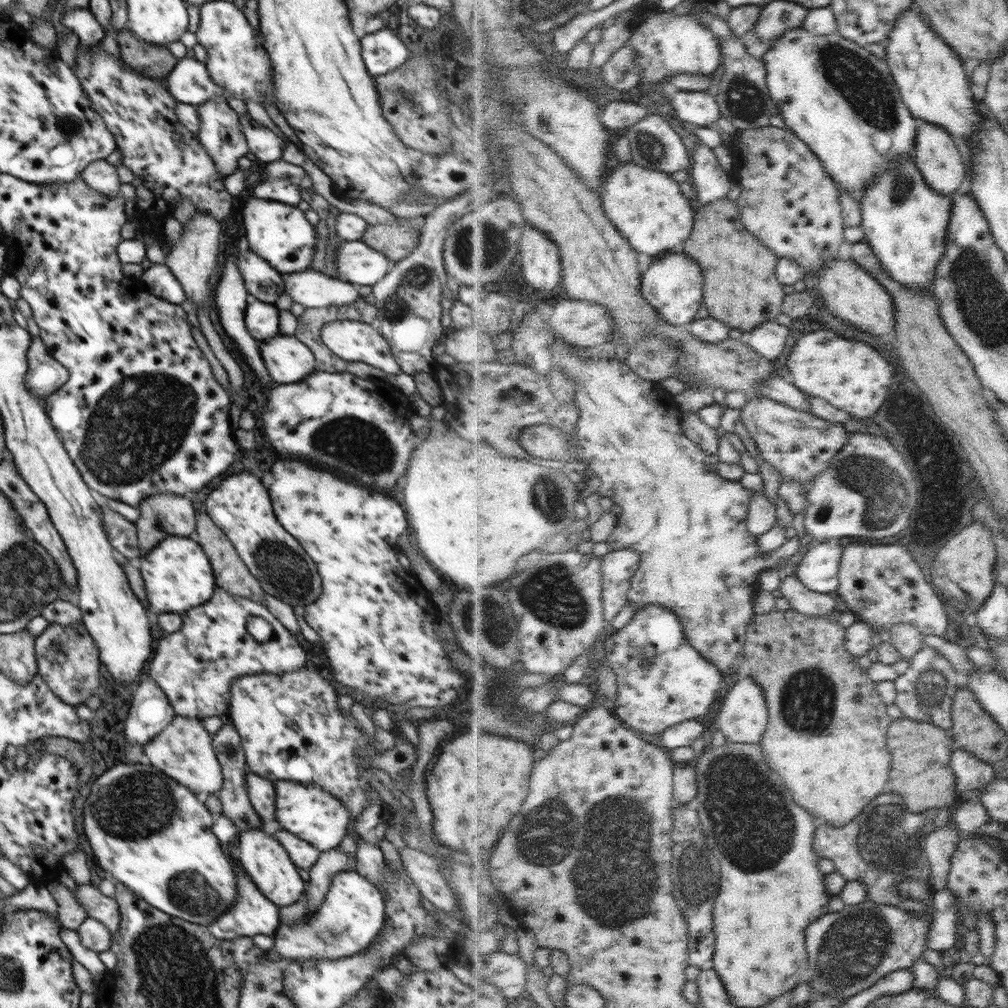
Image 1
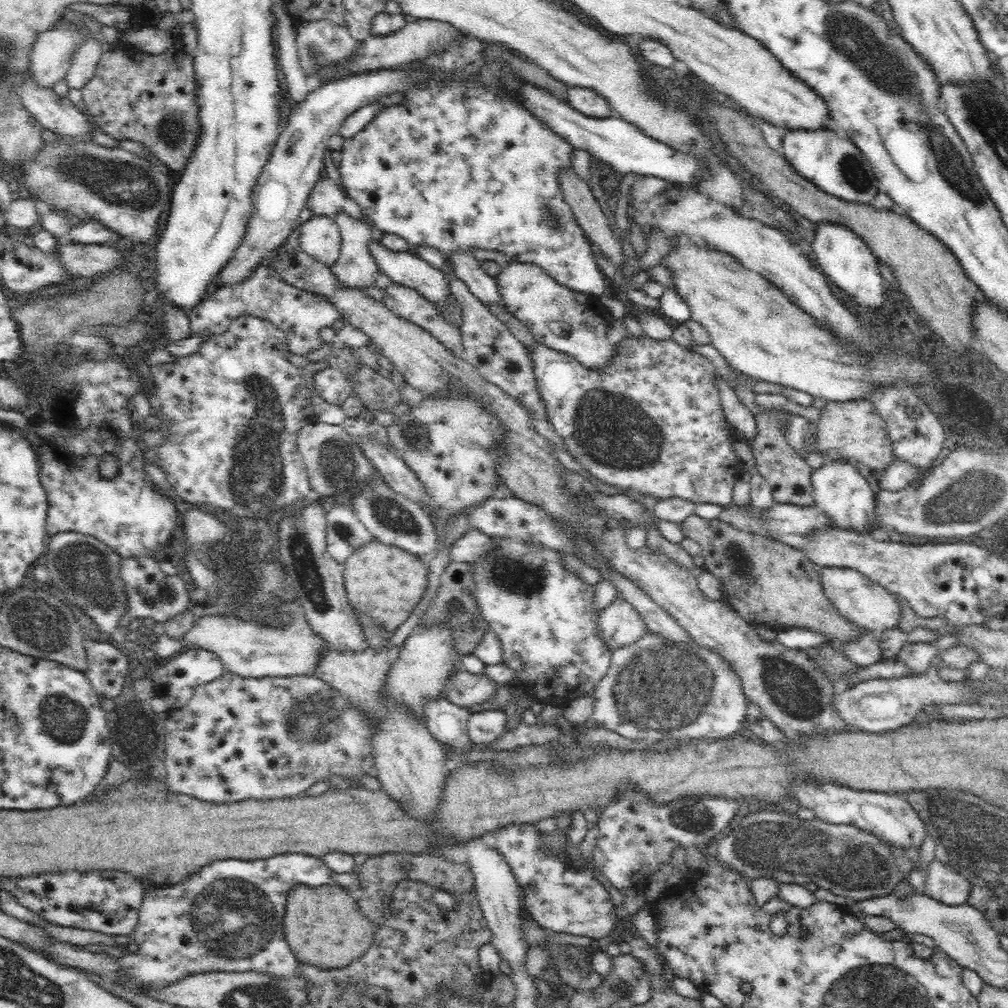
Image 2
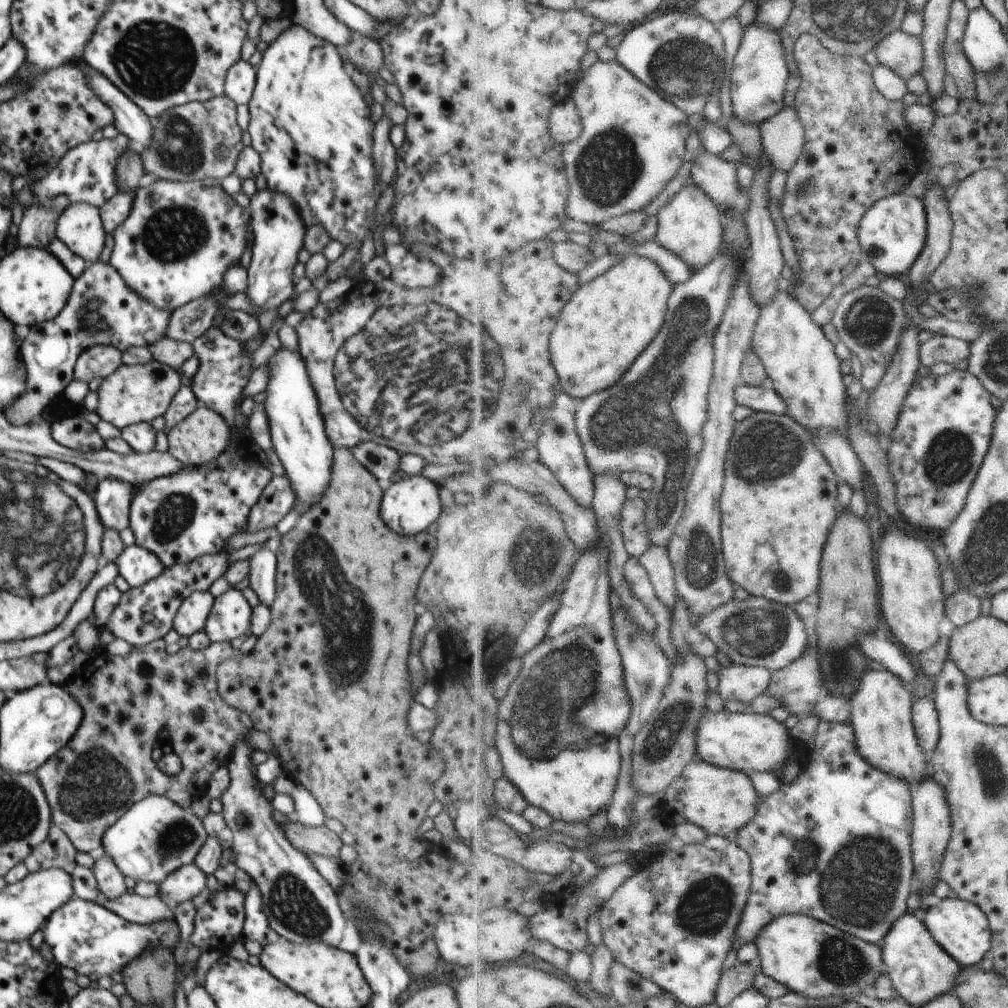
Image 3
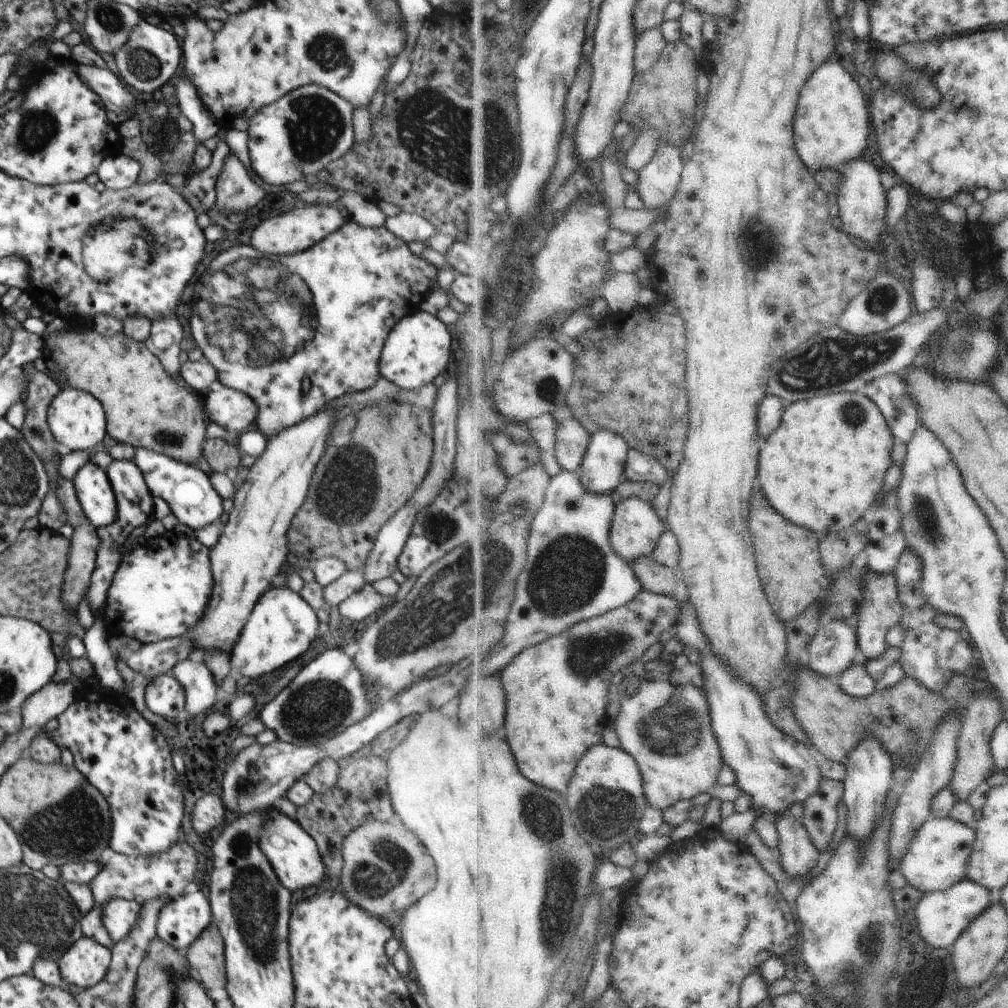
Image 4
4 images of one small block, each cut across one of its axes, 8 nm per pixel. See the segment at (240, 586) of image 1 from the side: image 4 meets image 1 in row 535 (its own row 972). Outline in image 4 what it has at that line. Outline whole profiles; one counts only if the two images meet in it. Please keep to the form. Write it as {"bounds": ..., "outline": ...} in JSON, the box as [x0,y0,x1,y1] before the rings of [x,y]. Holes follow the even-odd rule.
{"bounds":[185,923,226,988],"outline":[[[214,923],[210,924],[198,940],[185,952],[190,976],[203,986],[220,988],[226,986],[226,958],[224,940]]]}

